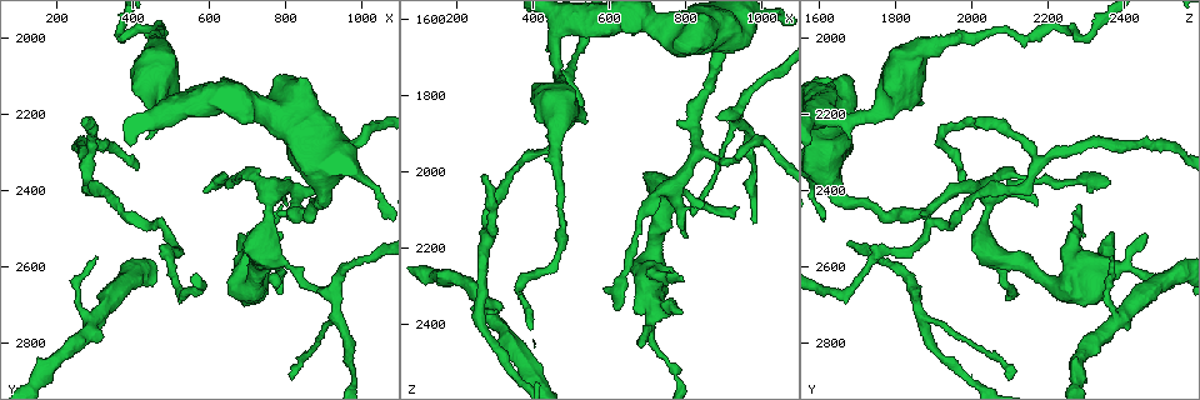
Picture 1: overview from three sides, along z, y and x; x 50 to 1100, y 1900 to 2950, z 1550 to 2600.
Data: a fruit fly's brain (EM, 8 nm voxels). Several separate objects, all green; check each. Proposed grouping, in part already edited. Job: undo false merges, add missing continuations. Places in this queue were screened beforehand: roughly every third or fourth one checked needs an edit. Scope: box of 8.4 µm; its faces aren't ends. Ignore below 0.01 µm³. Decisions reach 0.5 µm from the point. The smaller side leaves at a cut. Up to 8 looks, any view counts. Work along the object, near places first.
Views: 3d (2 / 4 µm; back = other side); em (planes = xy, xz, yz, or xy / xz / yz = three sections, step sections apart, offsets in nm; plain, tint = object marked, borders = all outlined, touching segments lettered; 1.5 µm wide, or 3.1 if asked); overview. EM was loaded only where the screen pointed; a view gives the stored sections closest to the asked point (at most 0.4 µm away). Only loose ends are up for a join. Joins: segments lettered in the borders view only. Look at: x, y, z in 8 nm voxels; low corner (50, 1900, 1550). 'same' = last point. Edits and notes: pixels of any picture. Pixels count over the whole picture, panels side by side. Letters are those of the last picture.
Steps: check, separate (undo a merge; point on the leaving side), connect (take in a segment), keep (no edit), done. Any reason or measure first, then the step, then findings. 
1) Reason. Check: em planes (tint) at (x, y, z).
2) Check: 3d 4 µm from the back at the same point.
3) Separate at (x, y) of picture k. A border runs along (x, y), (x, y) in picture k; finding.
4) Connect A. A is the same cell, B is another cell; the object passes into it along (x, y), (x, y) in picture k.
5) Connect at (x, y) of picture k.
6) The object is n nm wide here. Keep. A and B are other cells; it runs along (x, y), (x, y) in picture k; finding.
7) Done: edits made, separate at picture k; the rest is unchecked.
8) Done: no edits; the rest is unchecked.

Tapers out. Check: em planes (borders) at (935, 2685, 2095).

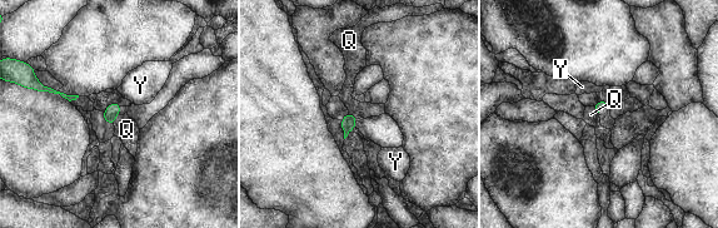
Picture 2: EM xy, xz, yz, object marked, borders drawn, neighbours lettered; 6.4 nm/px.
The longest contact is with Q, 100 nm. Keep. Q and Y are other cells; none of them fits.

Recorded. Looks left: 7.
Thin neck. Check: em planes (plain) at (755, 2625, 2500).

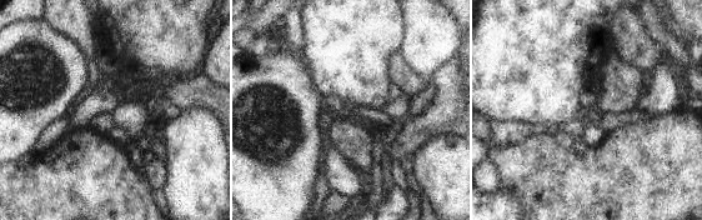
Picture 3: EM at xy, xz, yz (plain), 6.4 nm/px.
Check: em planes (borders) at the same point.

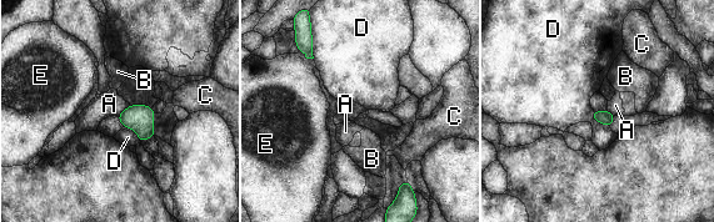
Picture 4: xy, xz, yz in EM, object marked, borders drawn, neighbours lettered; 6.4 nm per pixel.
The object is 90 nm wide here; the longest contact is with D, 170 nm. Keep. A, B, C, D and E are other cells; one neuron here.

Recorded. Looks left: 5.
Branch stops here. Check: em xz step 8 (tint) at (535, 2180, 1870).

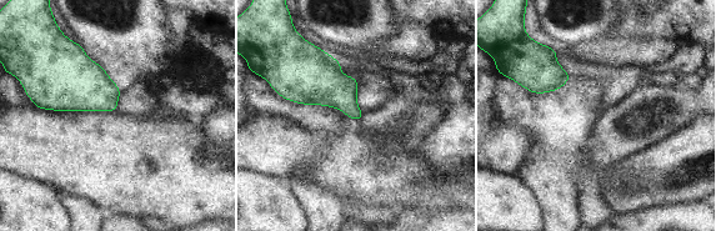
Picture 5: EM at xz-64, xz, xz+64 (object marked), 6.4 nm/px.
Check: em xz step 8 (borders) at the same point.

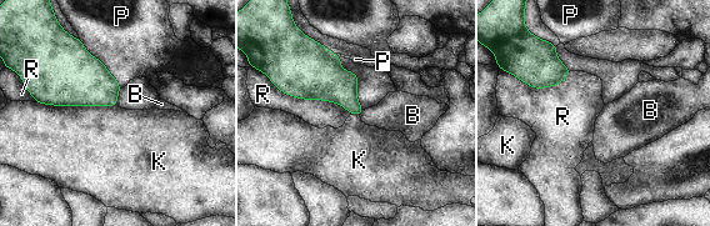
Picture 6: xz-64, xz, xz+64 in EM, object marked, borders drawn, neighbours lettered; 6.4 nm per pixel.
Keep. B, K, P and R are other cells; a border runs along (274, 85), (351, 114) in picture 6; no lettered segment goes on from it.

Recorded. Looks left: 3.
Done: no edits; the rest is unchecked.

